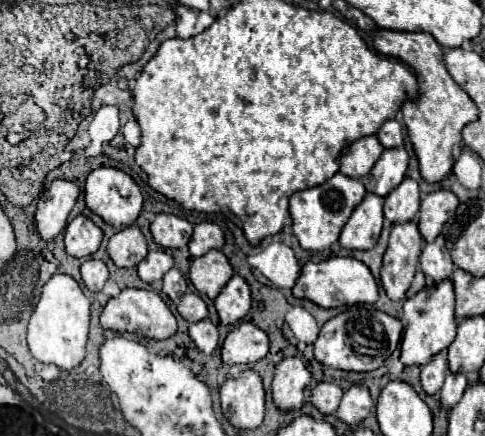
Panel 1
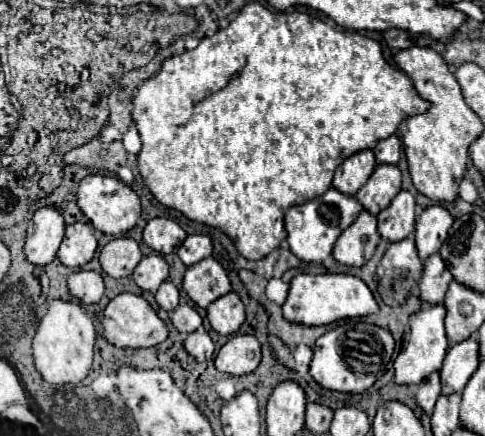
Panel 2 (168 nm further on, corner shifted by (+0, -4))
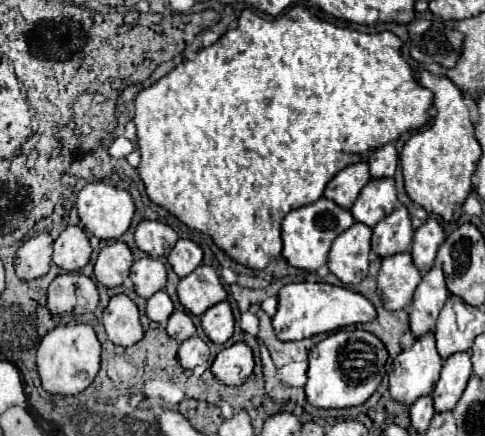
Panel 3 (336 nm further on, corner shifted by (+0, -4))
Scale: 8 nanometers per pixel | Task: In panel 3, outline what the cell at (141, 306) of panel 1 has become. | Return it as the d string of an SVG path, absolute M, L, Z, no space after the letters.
M126 294L112 296L110 304L104 308L102 324L106 328L108 340L112 340L116 346L128 348L144 338L140 312Z

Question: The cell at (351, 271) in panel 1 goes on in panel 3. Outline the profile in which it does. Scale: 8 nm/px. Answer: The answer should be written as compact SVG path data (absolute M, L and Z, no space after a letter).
M294 282L286 284L278 292L278 312L272 318L272 326L280 340L302 340L320 332L332 332L358 322L372 322L376 308L360 292L344 286L332 286L326 282Z

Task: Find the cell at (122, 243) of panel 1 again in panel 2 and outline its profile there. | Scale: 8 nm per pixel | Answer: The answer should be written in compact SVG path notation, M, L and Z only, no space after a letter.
M132 238L112 240L100 252L100 266L110 278L130 276L140 260L142 260L140 246Z

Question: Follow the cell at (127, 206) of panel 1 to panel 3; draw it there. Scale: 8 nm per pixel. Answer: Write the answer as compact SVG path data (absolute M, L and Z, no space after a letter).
M106 182L86 184L78 194L76 208L86 230L102 240L118 240L134 216L130 192Z

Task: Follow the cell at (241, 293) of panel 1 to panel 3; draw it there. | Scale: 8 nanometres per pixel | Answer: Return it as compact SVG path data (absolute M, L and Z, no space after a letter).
M228 300L214 304L202 316L202 328L216 344L226 344L234 332L234 314Z

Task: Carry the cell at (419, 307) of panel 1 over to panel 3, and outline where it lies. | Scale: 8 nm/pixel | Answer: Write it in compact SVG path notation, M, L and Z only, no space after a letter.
M434 330L414 338L412 346L398 354L398 364L400 370L390 372L390 396L394 400L412 404L416 398L430 394L442 370Z

